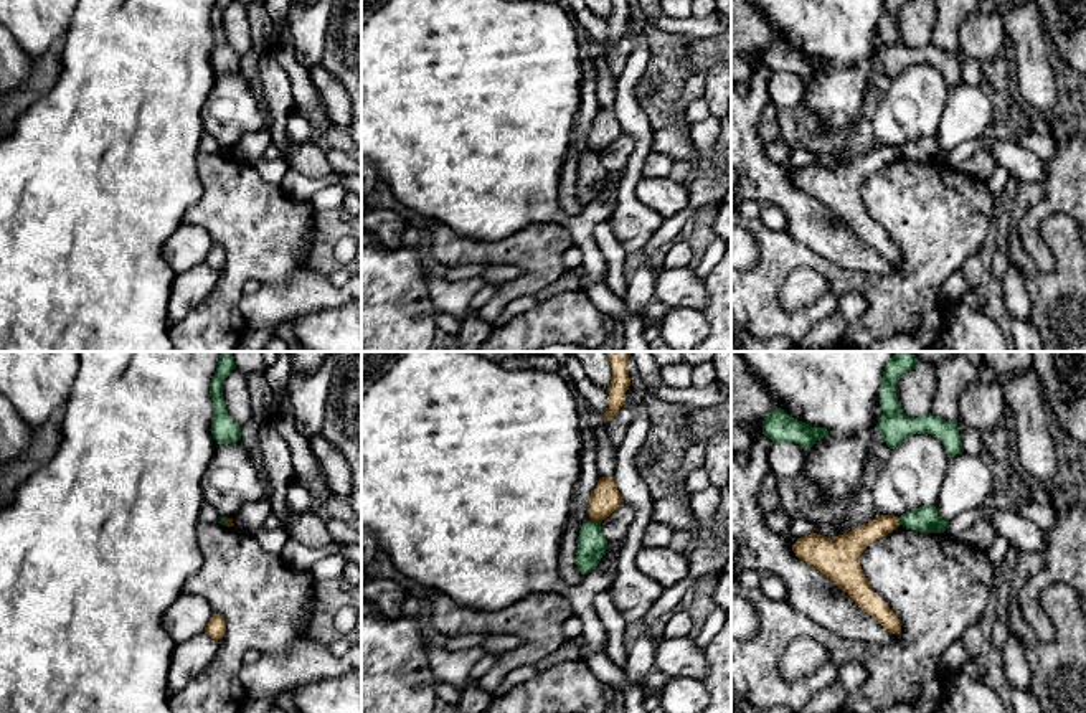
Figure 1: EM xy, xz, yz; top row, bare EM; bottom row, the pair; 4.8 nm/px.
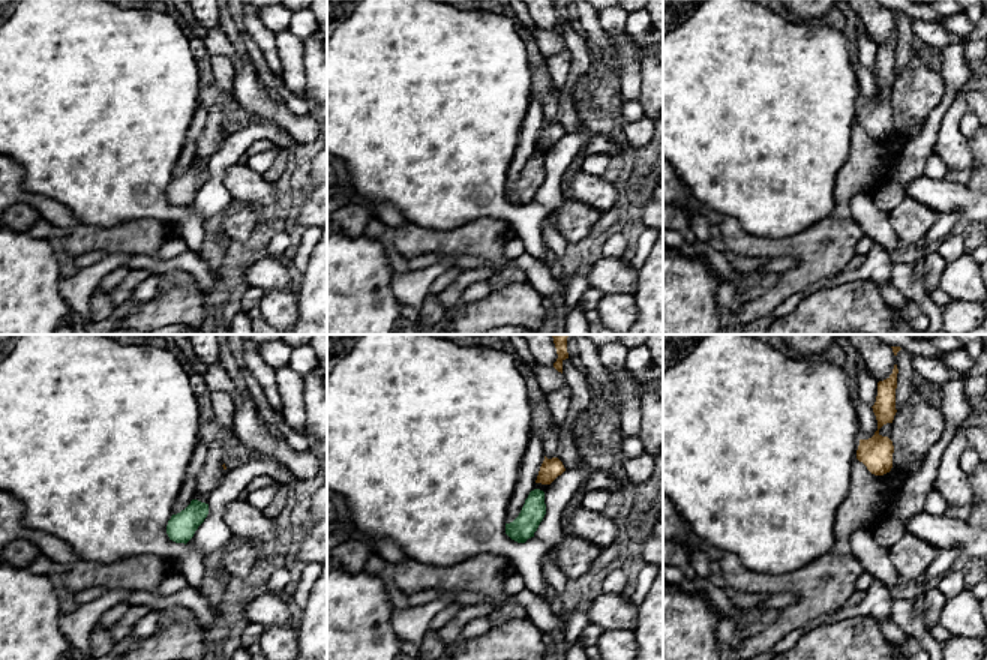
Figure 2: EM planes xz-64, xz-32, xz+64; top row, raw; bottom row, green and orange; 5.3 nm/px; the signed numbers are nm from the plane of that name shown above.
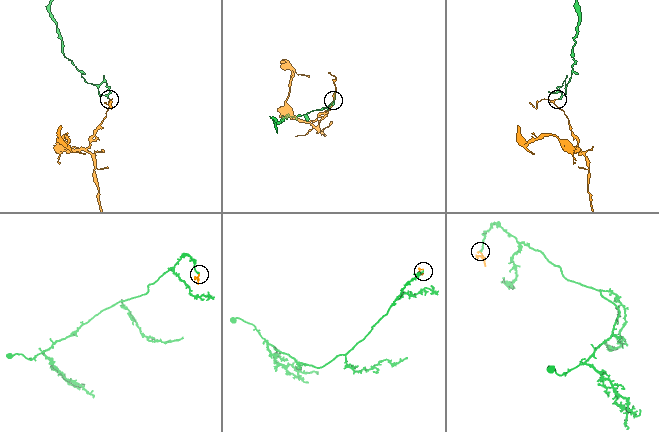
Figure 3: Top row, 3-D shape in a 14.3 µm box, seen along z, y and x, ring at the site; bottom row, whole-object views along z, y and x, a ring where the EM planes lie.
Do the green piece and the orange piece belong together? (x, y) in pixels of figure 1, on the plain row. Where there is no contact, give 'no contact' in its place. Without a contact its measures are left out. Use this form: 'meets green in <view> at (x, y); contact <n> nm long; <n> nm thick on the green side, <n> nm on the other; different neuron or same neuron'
meets green in xz at (596, 152); contact 50 nm long; 140 nm thick on the green side, 140 nm on the other; different neuron

